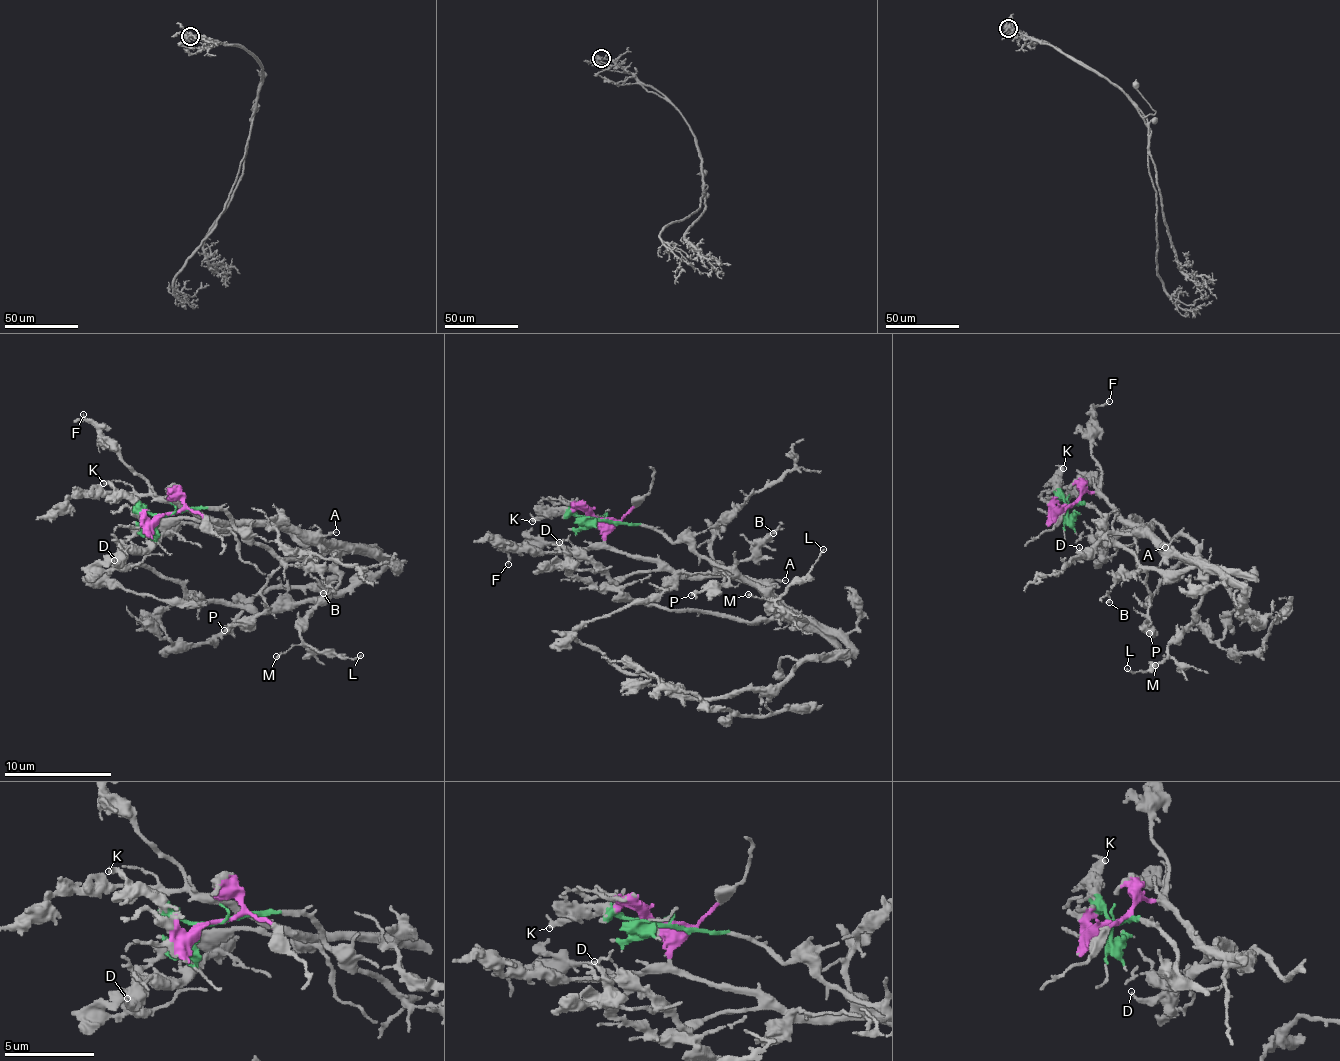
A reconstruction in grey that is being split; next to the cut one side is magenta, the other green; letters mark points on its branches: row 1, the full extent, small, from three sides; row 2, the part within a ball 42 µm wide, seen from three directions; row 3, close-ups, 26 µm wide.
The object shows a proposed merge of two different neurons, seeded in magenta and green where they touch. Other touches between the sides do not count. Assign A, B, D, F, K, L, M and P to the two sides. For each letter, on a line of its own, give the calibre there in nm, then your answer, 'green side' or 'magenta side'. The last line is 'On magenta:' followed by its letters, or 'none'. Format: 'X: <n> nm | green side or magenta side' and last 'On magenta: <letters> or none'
A: 160 nm | magenta side
B: 90 nm | green side
D: 200 nm | magenta side
F: 160 nm | magenta side
K: 320 nm | green side
L: 120 nm | green side
M: 150 nm | green side
P: 280 nm | green side
On magenta: A, D, F

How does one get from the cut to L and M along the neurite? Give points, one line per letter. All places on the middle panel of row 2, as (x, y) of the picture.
L: (603, 518), (653, 525), (668, 540), (684, 541), (804, 622), (784, 619), (770, 600), (808, 572), (823, 550)
M: (603, 518), (653, 525), (668, 540), (684, 541), (804, 622), (784, 619), (769, 598), (747, 594)

